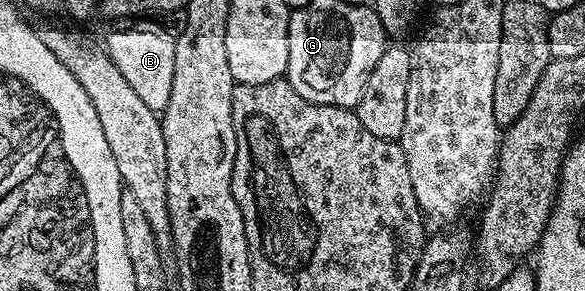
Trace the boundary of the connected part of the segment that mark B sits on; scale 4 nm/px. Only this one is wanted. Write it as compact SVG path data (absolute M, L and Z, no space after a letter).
M167 28L120 29L108 37L106 52L122 71L126 83L134 87L138 99L146 103L158 115L163 114L166 103L170 103L170 87L174 83L174 47L176 38L171 37Z

